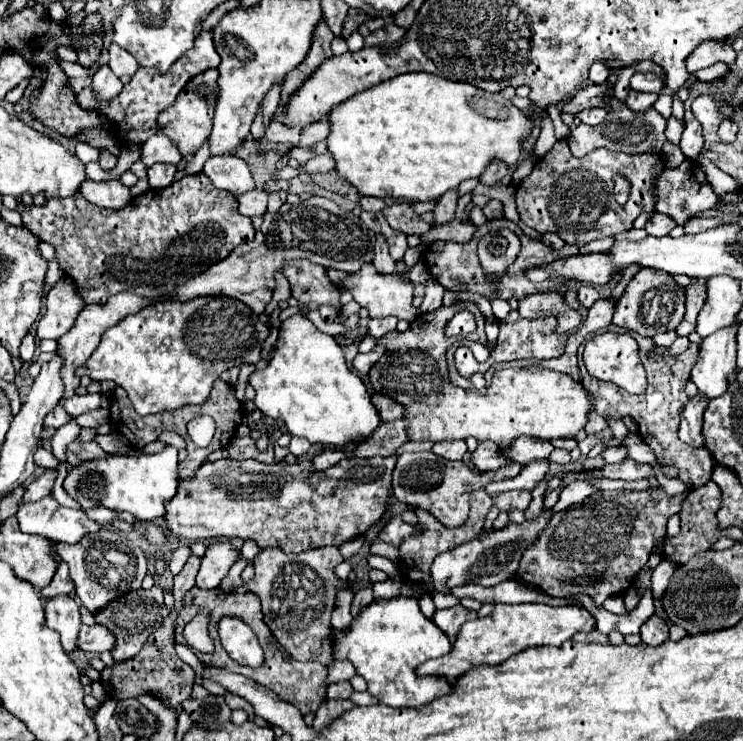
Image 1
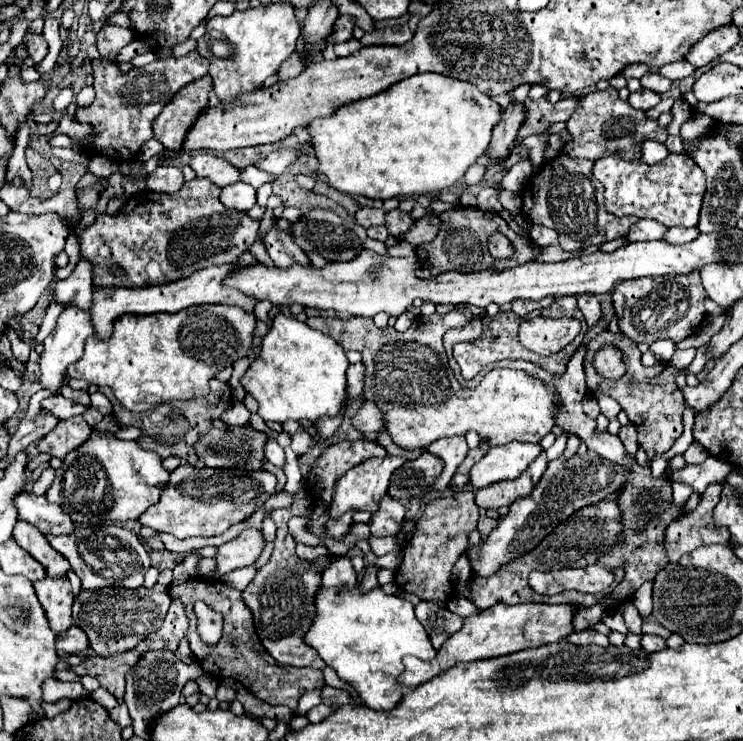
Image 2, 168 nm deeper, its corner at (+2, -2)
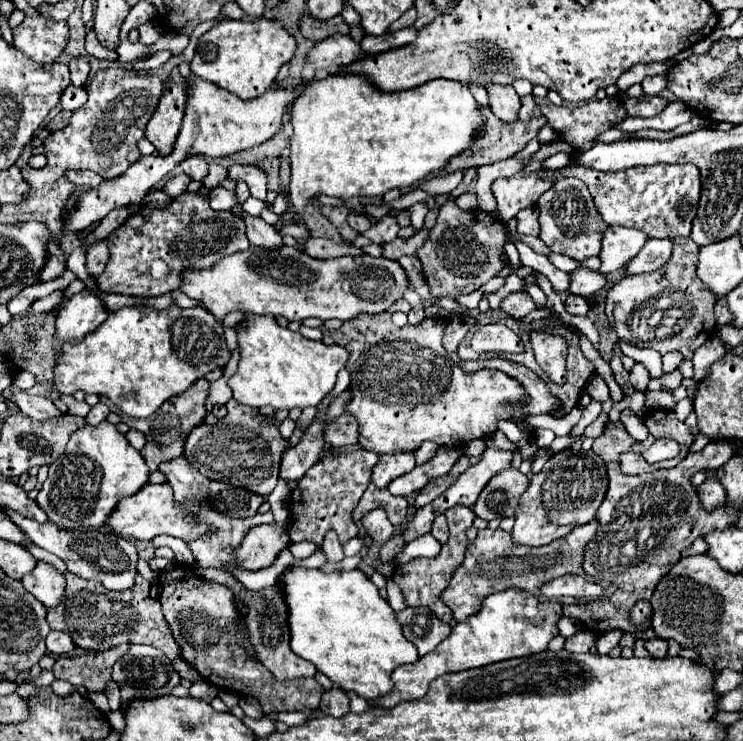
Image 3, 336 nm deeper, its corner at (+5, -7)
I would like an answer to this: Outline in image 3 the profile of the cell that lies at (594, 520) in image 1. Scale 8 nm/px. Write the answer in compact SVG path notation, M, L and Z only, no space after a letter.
M591 520L589 524L577 526L569 536L553 540L551 544L541 546L541 548L515 544L511 540L511 532L505 532L501 528L479 530L475 542L467 546L465 560L453 572L449 586L441 594L441 600L445 606L451 608L453 620L463 622L473 612L477 612L481 606L481 600L493 592L501 592L507 588L519 588L519 590L525 590L537 596L537 588L541 588L543 582L549 582L563 574L583 574L581 560L585 554L585 546L593 538L595 530L597 530L597 520Z

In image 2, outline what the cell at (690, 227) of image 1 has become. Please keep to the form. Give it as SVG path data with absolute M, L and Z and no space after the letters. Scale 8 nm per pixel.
M672 227L672 229L668 229L668 235L664 239L668 243L688 243L688 241L696 239L698 235L700 235L698 227L690 227L690 229L686 229L686 227Z

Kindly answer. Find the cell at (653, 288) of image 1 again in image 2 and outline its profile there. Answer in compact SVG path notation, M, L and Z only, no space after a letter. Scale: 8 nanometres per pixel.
M700 273L678 275L676 279L632 279L620 283L614 293L614 309L618 313L618 327L624 335L628 335L636 343L654 343L658 339L682 341L692 335L702 319L704 311L704 289L700 283Z

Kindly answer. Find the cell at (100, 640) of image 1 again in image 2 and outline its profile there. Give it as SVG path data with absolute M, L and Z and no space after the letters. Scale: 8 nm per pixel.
M72 625L68 631L64 631L64 635L56 637L56 649L60 653L82 653L90 649L90 641L80 627Z

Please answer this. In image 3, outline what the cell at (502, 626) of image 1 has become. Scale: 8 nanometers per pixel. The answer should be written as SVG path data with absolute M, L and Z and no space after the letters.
M515 588L489 594L487 598L483 598L479 612L455 624L451 628L451 634L433 652L421 656L413 664L397 666L391 674L395 688L385 696L379 696L377 700L371 700L369 706L393 708L405 700L419 700L421 696L427 694L427 686L441 674L463 672L463 670L503 662L509 658L523 658L523 656L543 652L547 650L551 638L557 636L559 618L561 618L559 602L539 602L535 596Z

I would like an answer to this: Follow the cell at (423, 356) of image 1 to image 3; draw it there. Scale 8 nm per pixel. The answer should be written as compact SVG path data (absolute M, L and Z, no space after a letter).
M389 312L381 314L361 314L353 320L343 322L337 330L327 330L323 334L325 344L339 344L347 348L349 360L345 368L351 374L351 400L345 406L345 412L355 416L359 422L359 446L363 450L375 452L379 456L391 452L417 450L423 442L431 440L439 446L461 446L477 438L485 438L497 430L497 422L511 420L519 422L525 414L519 410L519 400L523 400L525 392L521 384L517 384L511 376L495 370L479 370L479 372L463 372L459 364L451 366L451 358L441 346L441 338L445 332L445 322L435 318L425 318L423 322L411 326L397 328L389 320Z

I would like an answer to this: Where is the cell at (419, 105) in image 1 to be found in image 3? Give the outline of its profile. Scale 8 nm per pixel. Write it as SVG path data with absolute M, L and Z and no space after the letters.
M329 74L327 78L307 82L303 90L305 92L301 92L301 96L297 96L293 106L291 106L293 136L291 136L291 146L289 146L289 150L291 150L291 154L289 154L289 160L291 160L291 190L289 190L289 194L291 194L295 214L303 214L309 200L313 200L317 194L353 198L353 196L383 196L387 190L393 190L393 188L409 188L413 184L417 184L419 180L423 180L427 174L439 172L451 156L457 156L463 150L471 148L473 140L477 138L479 128L485 126L483 118L479 114L479 104L471 96L469 88L461 82L451 82L451 80L433 80L433 82L421 84L413 90L403 90L403 92L383 92L371 80L367 80L365 76L359 76L359 74Z

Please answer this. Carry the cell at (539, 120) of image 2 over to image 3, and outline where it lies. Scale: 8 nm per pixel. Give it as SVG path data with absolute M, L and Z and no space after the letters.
M523 96L521 98L521 110L515 122L507 124L503 120L499 120L489 106L481 106L481 116L485 120L485 130L481 132L481 138L473 142L473 148L469 148L467 152L461 152L457 156L453 156L453 160L449 160L449 164L445 164L445 172L457 172L457 170L467 170L471 166L485 166L485 164L493 164L505 158L515 156L519 150L523 150L523 146L537 136L539 128L545 124L545 116L541 116L541 112L537 112L537 104L533 100L533 96Z

